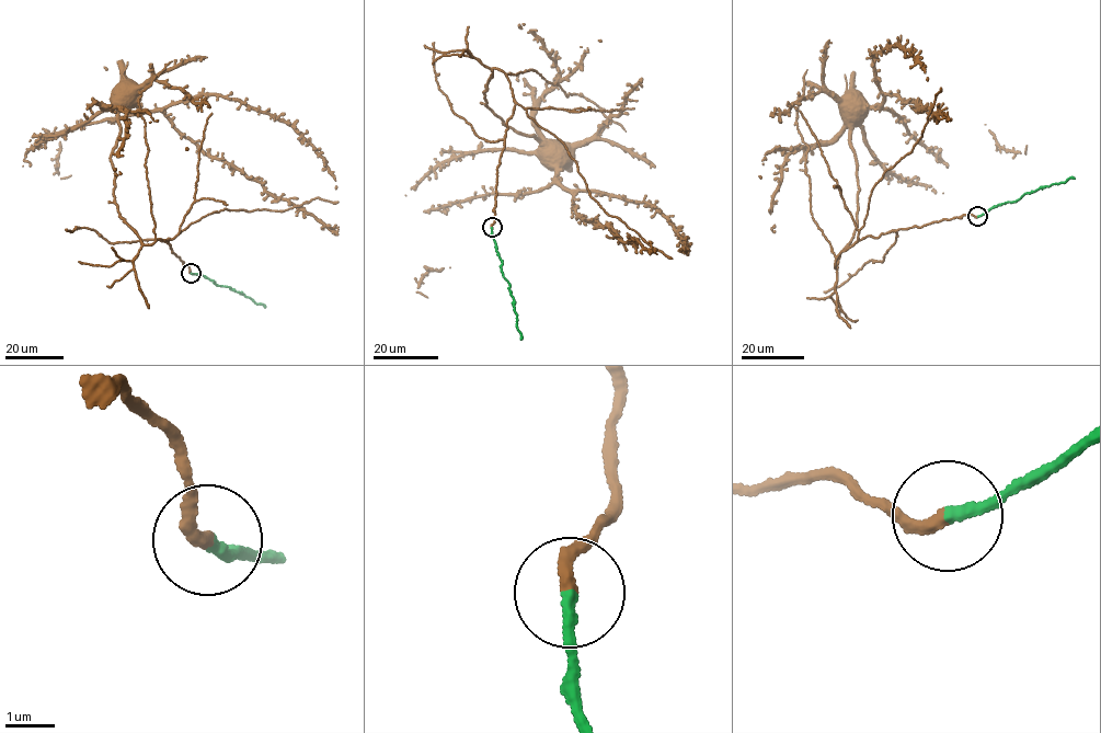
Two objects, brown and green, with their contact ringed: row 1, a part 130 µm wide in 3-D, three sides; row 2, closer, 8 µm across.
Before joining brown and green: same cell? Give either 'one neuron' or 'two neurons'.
one neuron

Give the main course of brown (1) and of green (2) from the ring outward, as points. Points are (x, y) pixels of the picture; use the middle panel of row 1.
1: (492, 227), (497, 170), (515, 103), (505, 73), (492, 69), (484, 93), (489, 109), (508, 127), (561, 145)
2: (492, 227), (502, 262), (501, 272), (509, 283), (520, 339)

